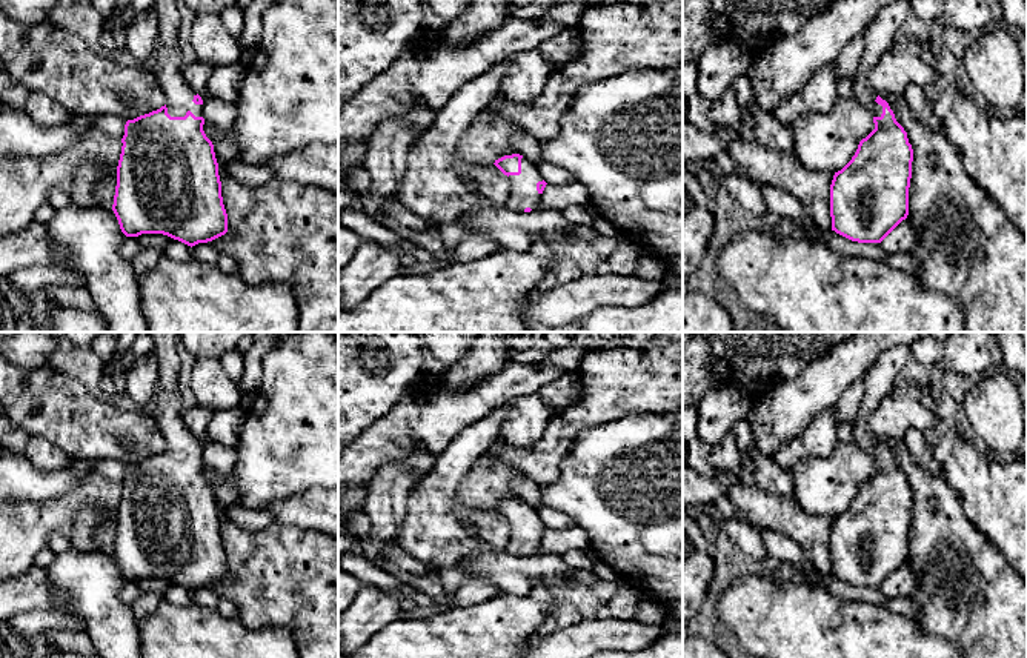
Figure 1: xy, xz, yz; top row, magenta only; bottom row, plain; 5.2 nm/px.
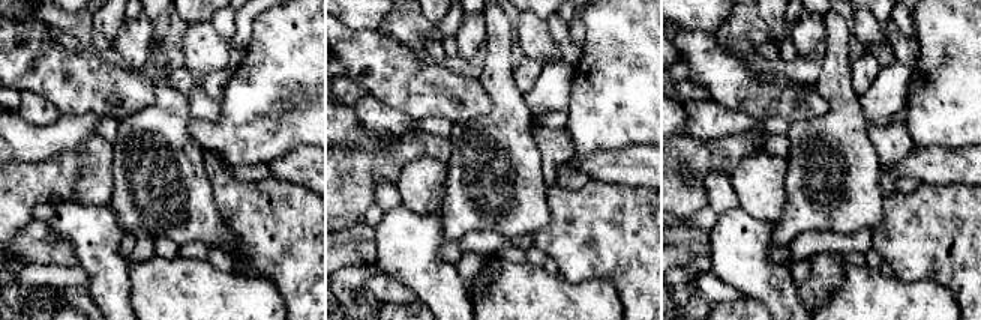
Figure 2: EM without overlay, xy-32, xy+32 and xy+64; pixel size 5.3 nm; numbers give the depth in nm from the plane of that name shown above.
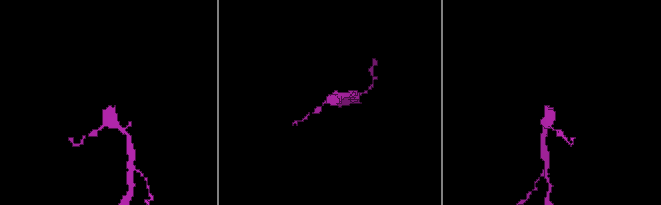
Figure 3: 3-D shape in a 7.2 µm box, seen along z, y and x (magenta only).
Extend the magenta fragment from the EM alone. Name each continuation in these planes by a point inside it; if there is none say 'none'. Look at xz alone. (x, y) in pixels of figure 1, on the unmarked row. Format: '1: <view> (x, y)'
1: xz (523, 537)

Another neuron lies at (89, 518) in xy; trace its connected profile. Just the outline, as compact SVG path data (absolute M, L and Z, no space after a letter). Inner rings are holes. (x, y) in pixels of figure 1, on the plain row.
M85 506L74 521L69 538L71 546L80 552L100 550L95 544L95 530L103 526L106 513L100 506Z

